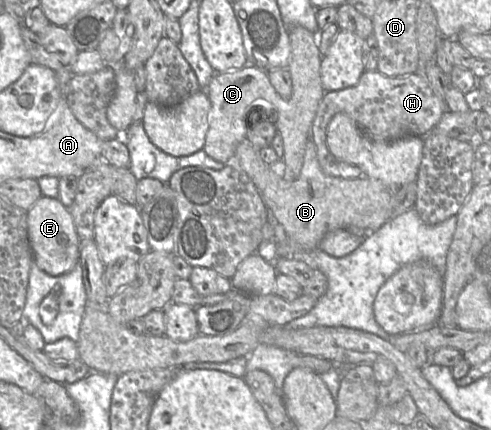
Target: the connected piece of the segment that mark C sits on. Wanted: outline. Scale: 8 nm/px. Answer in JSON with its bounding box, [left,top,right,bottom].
[204,26,325,179]

